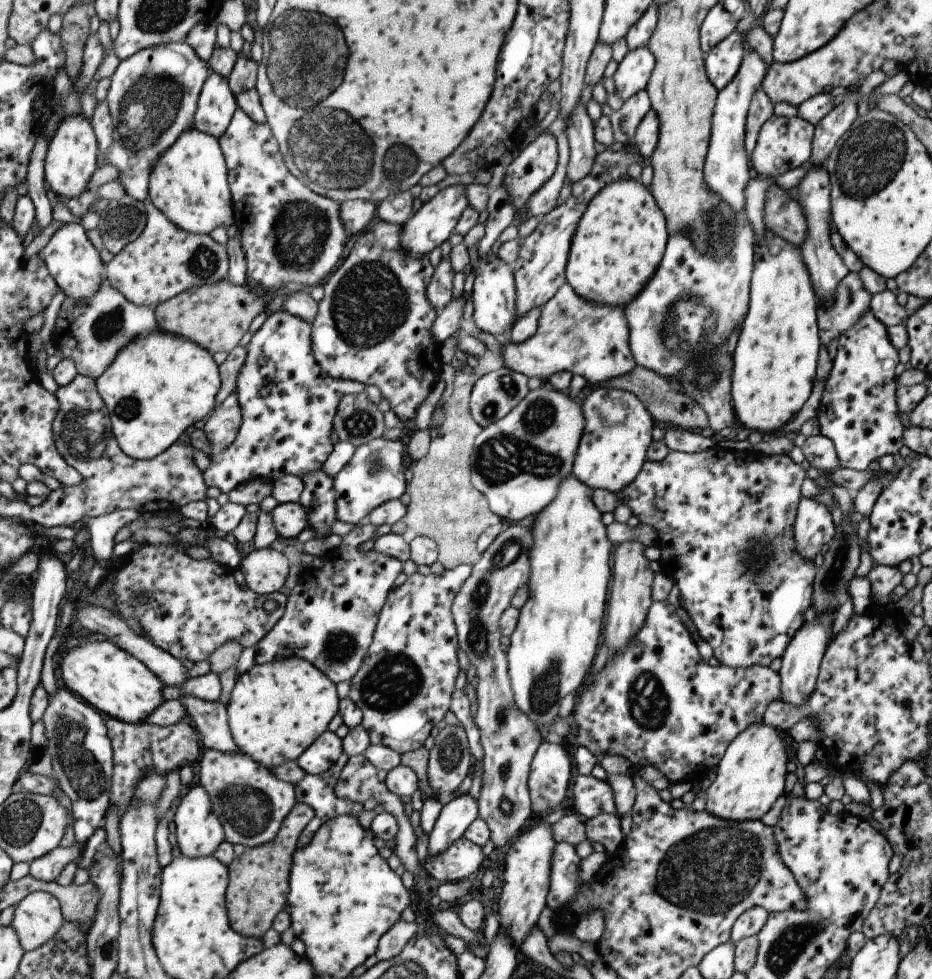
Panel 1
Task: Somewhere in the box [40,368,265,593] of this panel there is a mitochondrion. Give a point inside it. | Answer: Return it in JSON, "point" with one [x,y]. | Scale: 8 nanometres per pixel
{"point":[83,435]}

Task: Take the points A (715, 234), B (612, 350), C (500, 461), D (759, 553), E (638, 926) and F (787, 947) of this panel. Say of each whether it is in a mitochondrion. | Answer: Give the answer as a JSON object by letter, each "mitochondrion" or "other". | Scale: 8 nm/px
{"A":"mitochondrion","B":"other","C":"mitochondrion","D":"mitochondrion","E":"other","F":"mitochondrion"}

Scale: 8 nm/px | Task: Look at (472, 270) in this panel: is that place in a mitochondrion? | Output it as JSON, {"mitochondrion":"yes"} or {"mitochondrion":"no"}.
{"mitochondrion":"no"}

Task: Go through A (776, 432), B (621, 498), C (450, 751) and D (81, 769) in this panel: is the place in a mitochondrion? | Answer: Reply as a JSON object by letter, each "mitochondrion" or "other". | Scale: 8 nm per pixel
{"A":"other","B":"other","C":"mitochondrion","D":"mitochondrion"}

